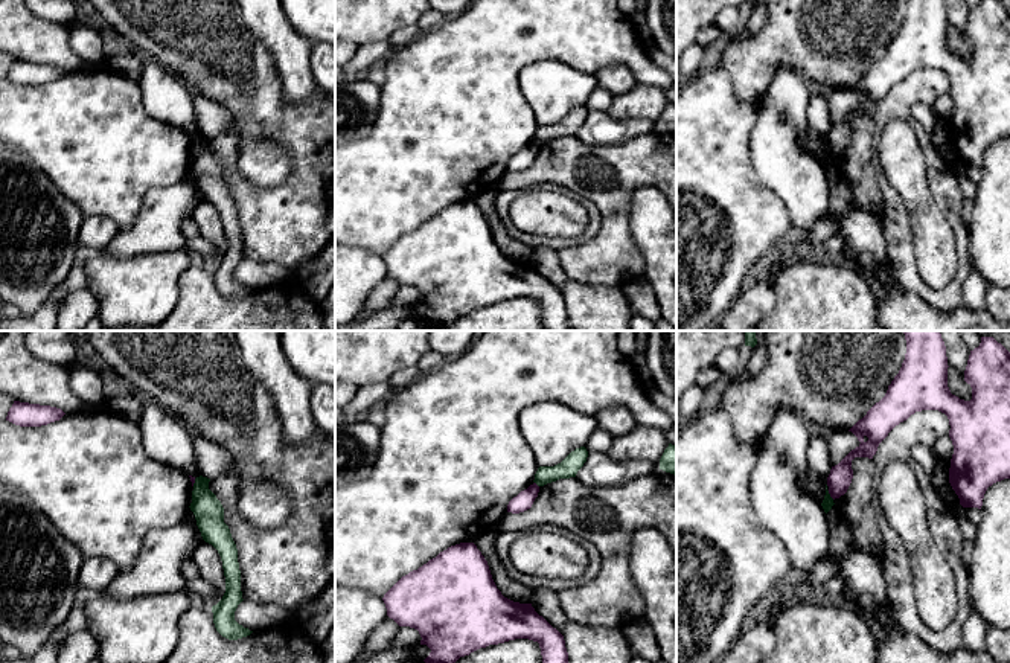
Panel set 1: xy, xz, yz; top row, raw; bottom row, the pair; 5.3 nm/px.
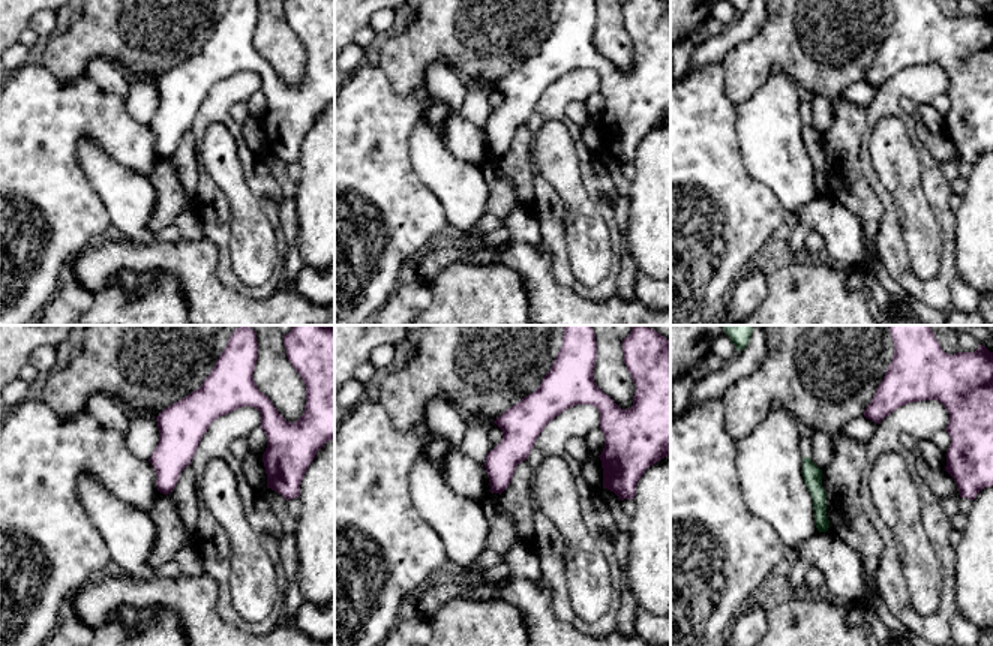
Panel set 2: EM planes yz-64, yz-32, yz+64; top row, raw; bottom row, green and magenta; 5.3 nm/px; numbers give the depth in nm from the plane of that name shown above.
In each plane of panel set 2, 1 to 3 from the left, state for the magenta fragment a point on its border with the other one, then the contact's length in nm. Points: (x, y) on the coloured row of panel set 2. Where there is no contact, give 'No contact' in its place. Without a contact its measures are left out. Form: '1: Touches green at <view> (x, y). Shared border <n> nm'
1: No contact
2: No contact
3: No contact

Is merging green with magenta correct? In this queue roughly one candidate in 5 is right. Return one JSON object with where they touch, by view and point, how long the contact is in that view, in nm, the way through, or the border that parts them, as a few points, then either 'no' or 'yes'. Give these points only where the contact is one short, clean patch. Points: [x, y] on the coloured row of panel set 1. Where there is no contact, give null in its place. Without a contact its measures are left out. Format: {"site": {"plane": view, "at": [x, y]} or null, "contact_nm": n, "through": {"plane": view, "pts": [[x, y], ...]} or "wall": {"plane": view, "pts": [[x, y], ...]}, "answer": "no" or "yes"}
{"site": {"plane": "yz", "at": [829, 496]}, "contact_nm": 60, "wall": {"plane": "yz", "pts": [[827, 491], [834, 499]]}, "answer": "no"}

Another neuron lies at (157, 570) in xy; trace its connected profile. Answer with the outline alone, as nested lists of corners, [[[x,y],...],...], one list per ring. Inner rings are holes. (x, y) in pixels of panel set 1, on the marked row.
[[[195,518],[151,530],[145,536],[136,564],[119,572],[105,593],[116,599],[133,599],[186,590],[181,567],[203,541]]]

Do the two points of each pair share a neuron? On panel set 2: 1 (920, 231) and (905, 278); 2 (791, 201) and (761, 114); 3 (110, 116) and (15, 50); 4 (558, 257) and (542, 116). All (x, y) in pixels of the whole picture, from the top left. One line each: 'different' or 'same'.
1: different
2: same
3: different
4: same

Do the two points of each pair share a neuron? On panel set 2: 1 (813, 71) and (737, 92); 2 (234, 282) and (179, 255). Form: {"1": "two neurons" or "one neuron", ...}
{"1": "one neuron", "2": "two neurons"}

